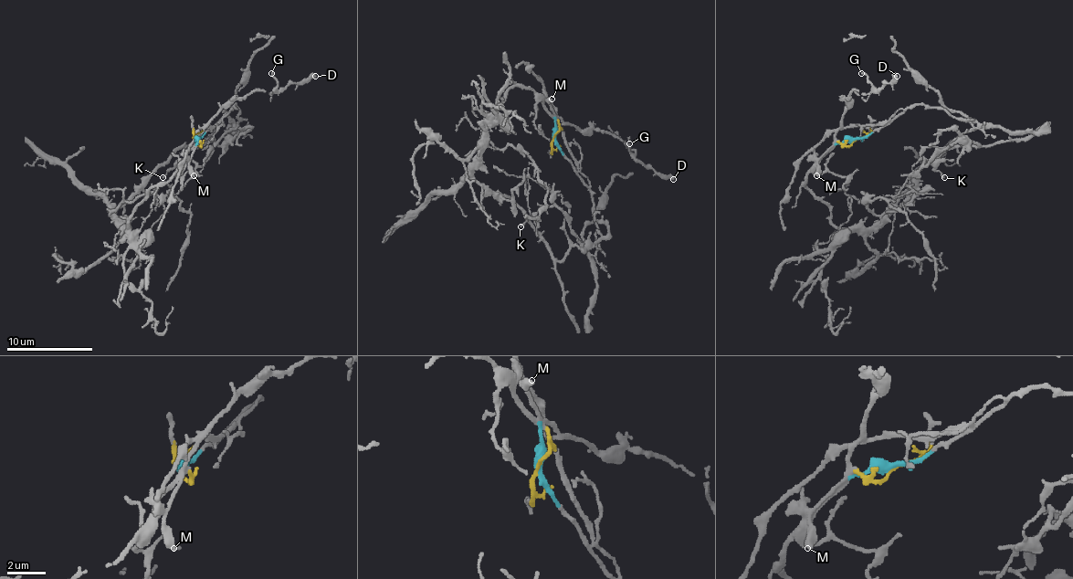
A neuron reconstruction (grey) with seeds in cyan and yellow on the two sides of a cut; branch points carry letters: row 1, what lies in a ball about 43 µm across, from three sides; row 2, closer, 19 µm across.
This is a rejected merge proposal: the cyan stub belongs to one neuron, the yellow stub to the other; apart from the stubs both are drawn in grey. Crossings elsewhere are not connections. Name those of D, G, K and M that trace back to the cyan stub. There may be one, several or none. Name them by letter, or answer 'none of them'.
K, M

